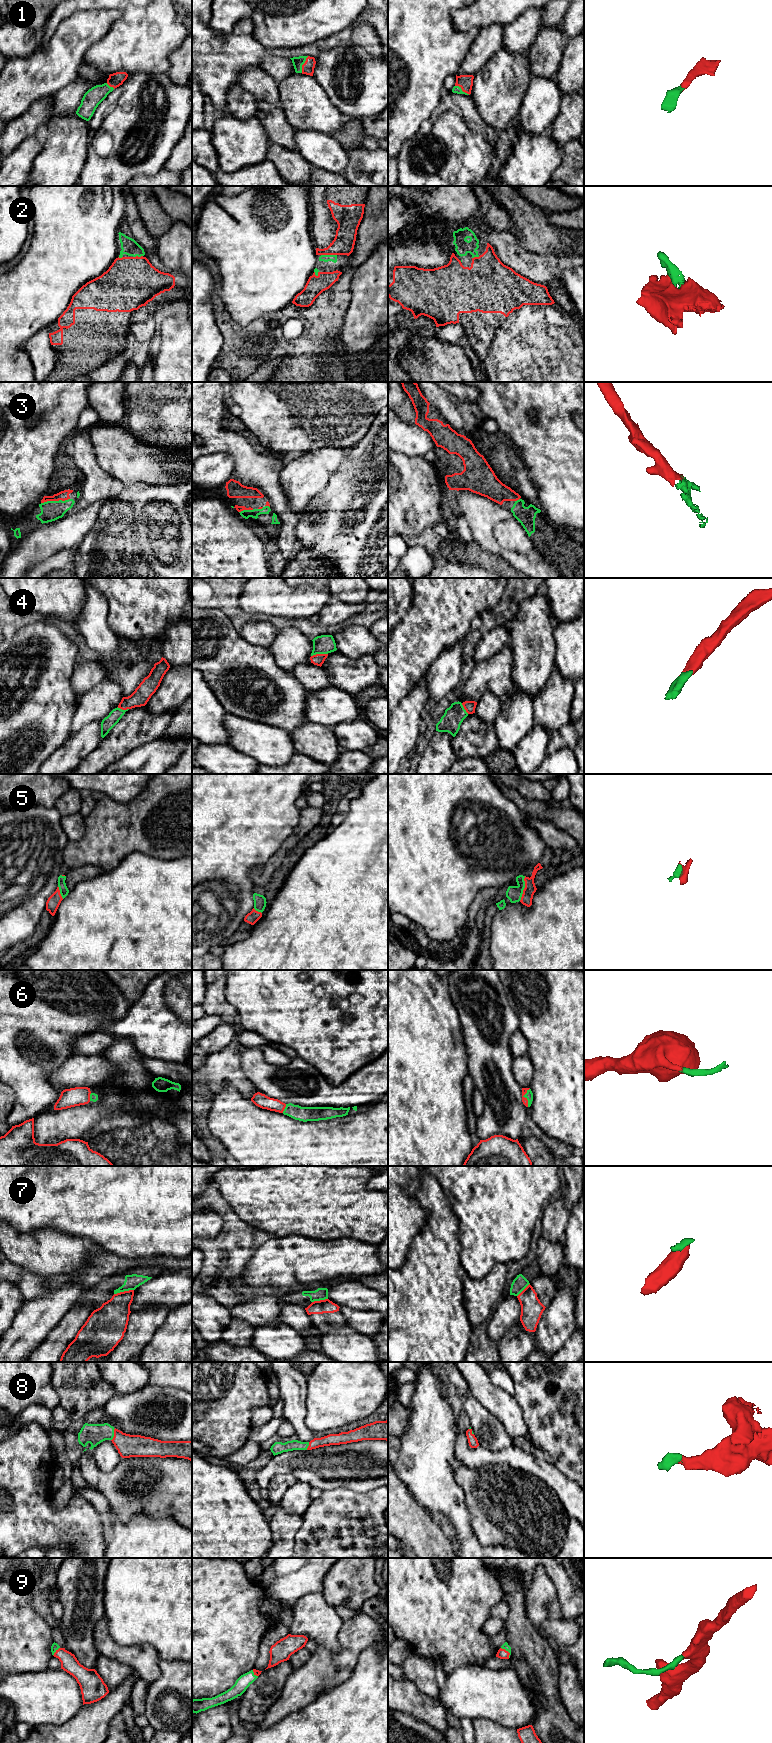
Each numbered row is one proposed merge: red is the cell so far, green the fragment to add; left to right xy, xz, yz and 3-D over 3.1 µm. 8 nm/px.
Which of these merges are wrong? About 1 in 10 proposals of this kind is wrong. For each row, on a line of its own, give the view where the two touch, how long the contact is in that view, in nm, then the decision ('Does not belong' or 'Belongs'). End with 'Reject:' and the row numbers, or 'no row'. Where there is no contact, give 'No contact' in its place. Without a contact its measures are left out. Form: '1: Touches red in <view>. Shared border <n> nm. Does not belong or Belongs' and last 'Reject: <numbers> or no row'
1: Touches red in xz. Shared border 150 nm. Belongs
2: Touches red in xz. Shared border 130 nm. Belongs
3: Touches red in xy. Shared border 240 nm. Belongs
4: Touches red in xz. Shared border 140 nm. Belongs
5: Touches red in yz. Shared border 200 nm. Belongs
6: Touches red in yz. Shared border 150 nm. Belongs
7: Touches red in xy. Shared border 170 nm. Does not belong
8: Touches red in xy. Shared border 110 nm. Belongs
9: Touches red in yz. Shared border 110 nm. Belongs
Reject: 7

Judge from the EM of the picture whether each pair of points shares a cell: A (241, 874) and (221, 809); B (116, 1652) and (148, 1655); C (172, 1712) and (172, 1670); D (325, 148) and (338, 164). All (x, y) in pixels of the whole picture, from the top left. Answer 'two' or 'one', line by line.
A: one
B: one
C: one
D: one

